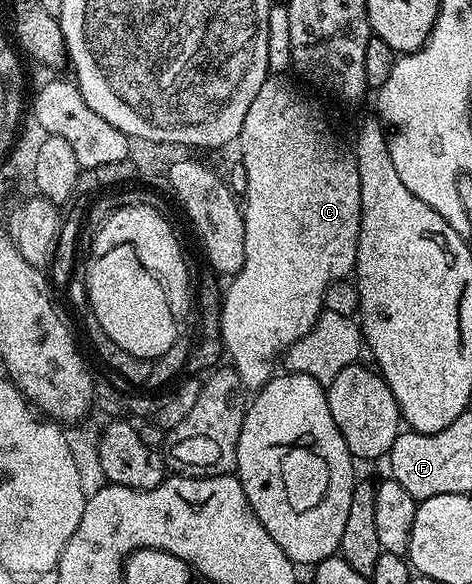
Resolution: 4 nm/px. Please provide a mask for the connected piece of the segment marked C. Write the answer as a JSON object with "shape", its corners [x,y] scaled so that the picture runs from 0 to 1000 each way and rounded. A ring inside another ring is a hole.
{"shape":[[[574,127],[551,146],[551,159],[525,180],[525,200],[517,200],[508,247],[513,262],[508,274],[517,279],[523,296],[523,327],[517,332],[517,454],[504,462],[504,469],[485,479],[487,493],[475,498],[466,512],[470,529],[470,591],[496,637],[508,646],[515,664],[544,666],[557,663],[583,640],[581,620],[591,620],[593,610],[614,596],[631,580],[644,577],[669,557],[674,541],[686,531],[691,498],[699,486],[716,478],[731,478],[750,462],[754,433],[758,432],[758,408],[763,406],[763,378],[767,377],[767,353],[763,351],[763,296],[758,295],[758,274],[750,271],[744,253],[733,252],[716,240],[712,226],[699,219],[691,197],[657,170],[646,170],[619,144],[595,127]]]}

